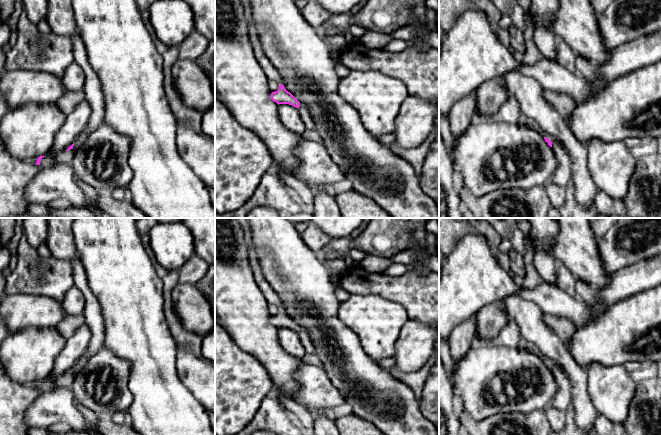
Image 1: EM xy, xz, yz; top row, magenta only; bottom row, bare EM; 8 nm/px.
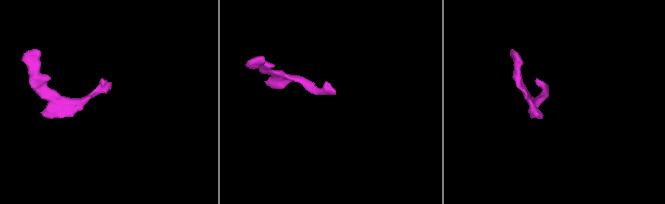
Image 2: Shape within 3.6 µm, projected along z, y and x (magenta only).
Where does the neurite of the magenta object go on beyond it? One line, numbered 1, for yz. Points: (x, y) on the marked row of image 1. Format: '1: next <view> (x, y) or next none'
1: next yz (523, 120)

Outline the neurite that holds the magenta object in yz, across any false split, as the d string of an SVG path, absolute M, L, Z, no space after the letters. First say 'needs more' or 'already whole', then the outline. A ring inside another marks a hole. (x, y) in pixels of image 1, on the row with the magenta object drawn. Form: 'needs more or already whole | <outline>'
needs more | M521 112L518 123L520 125L527 126L528 128L531 128L535 131L541 132L542 135L544 136L545 141L548 143L550 147L552 147L552 142L554 140L553 137L546 132L542 132L539 125L537 124L535 120L528 118L524 113Z

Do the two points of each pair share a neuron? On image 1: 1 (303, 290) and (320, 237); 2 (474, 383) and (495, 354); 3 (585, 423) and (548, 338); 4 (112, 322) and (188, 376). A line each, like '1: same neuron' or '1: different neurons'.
1: different neurons
2: same neuron
3: same neuron
4: different neurons

